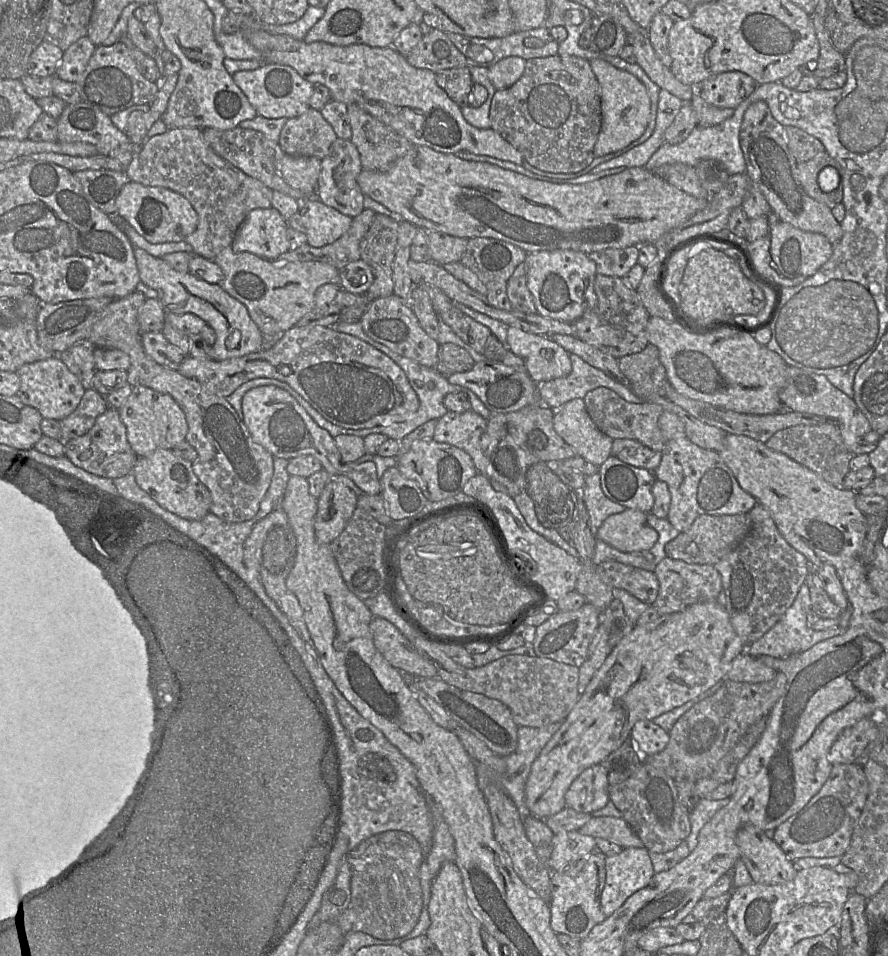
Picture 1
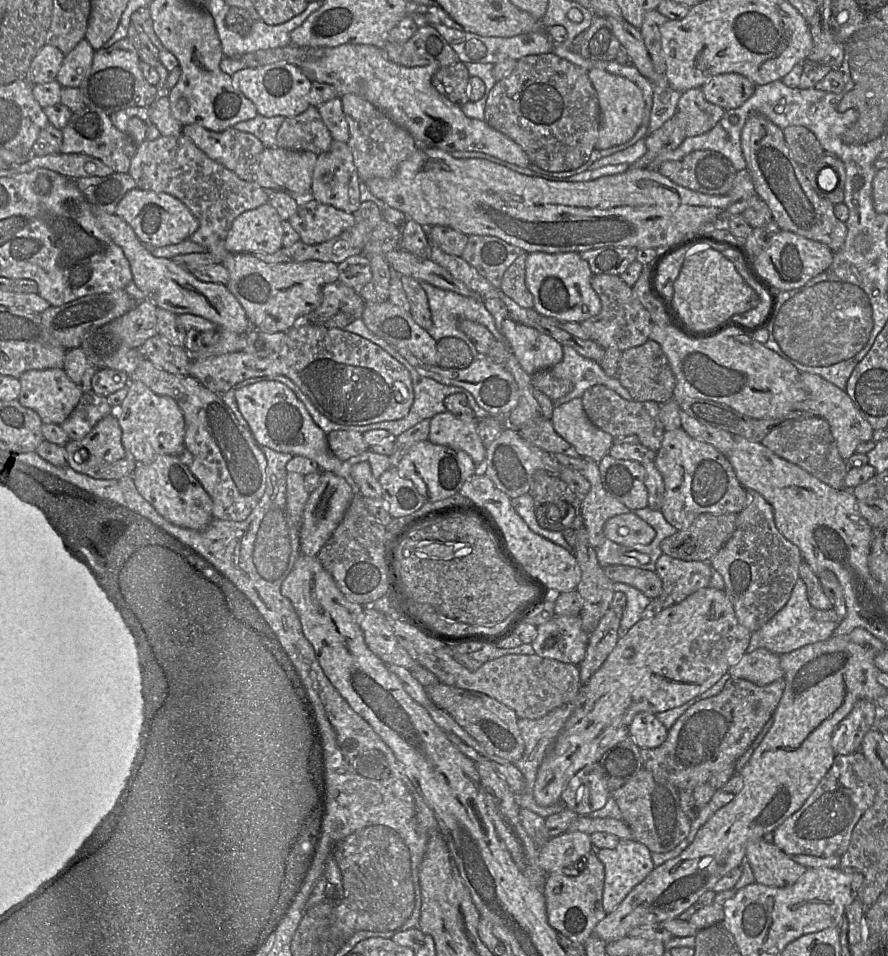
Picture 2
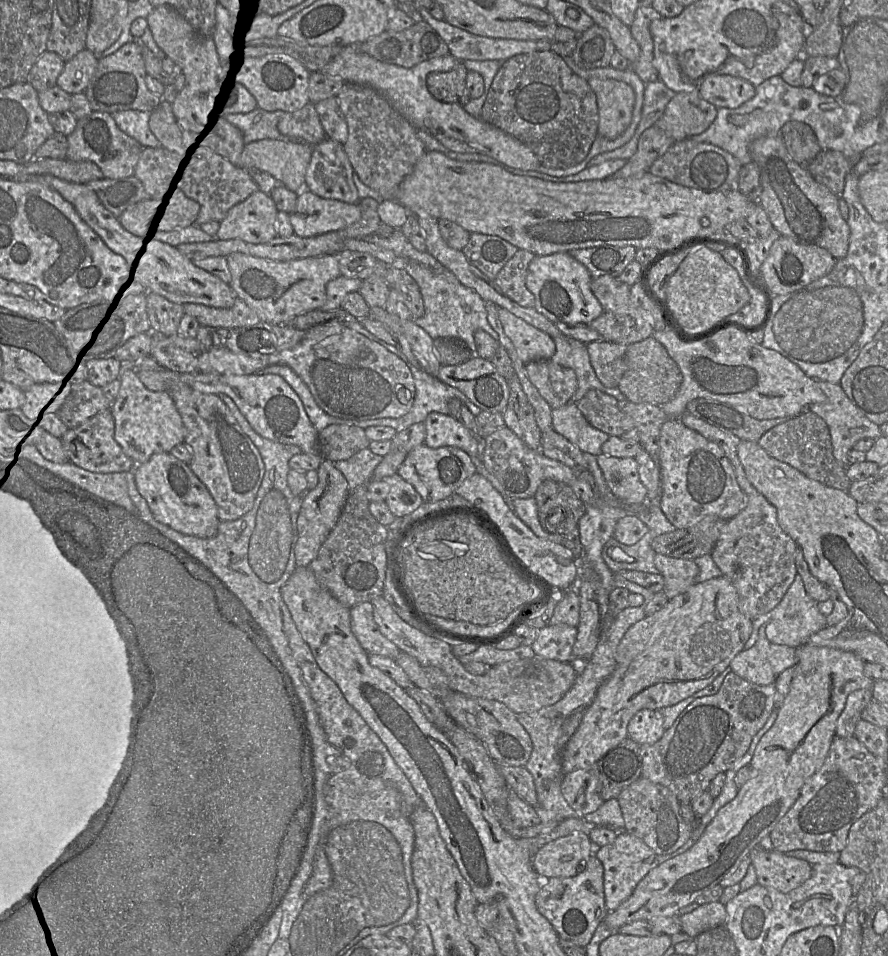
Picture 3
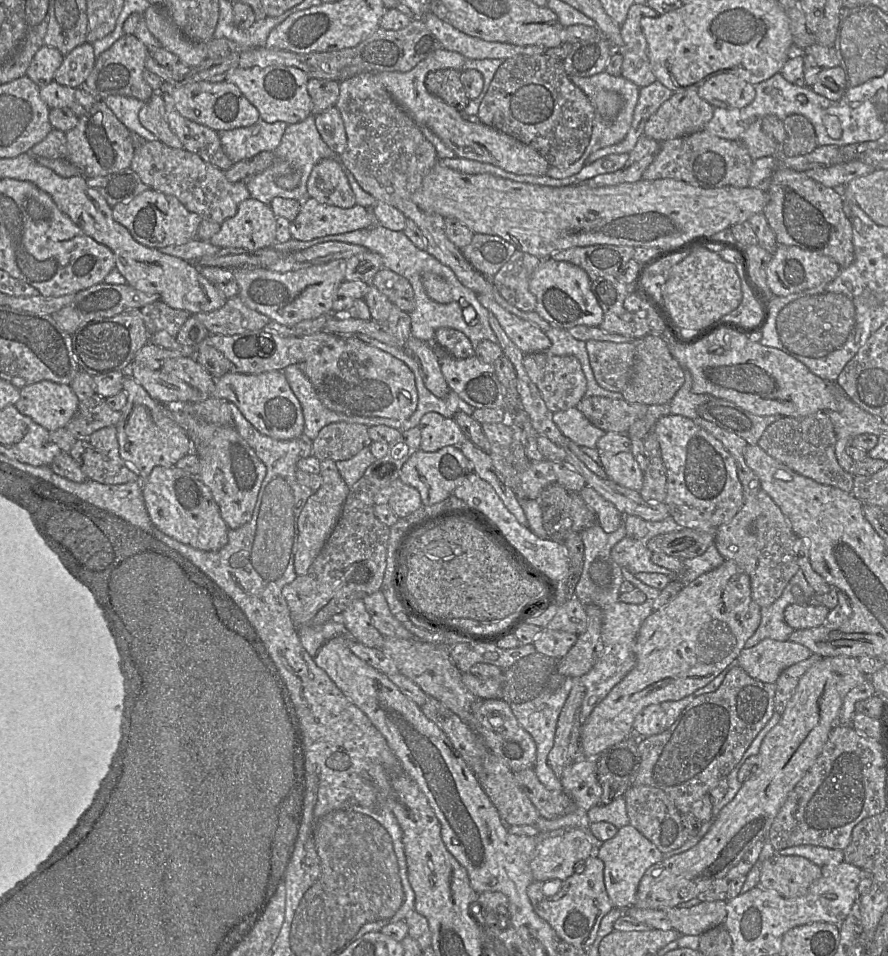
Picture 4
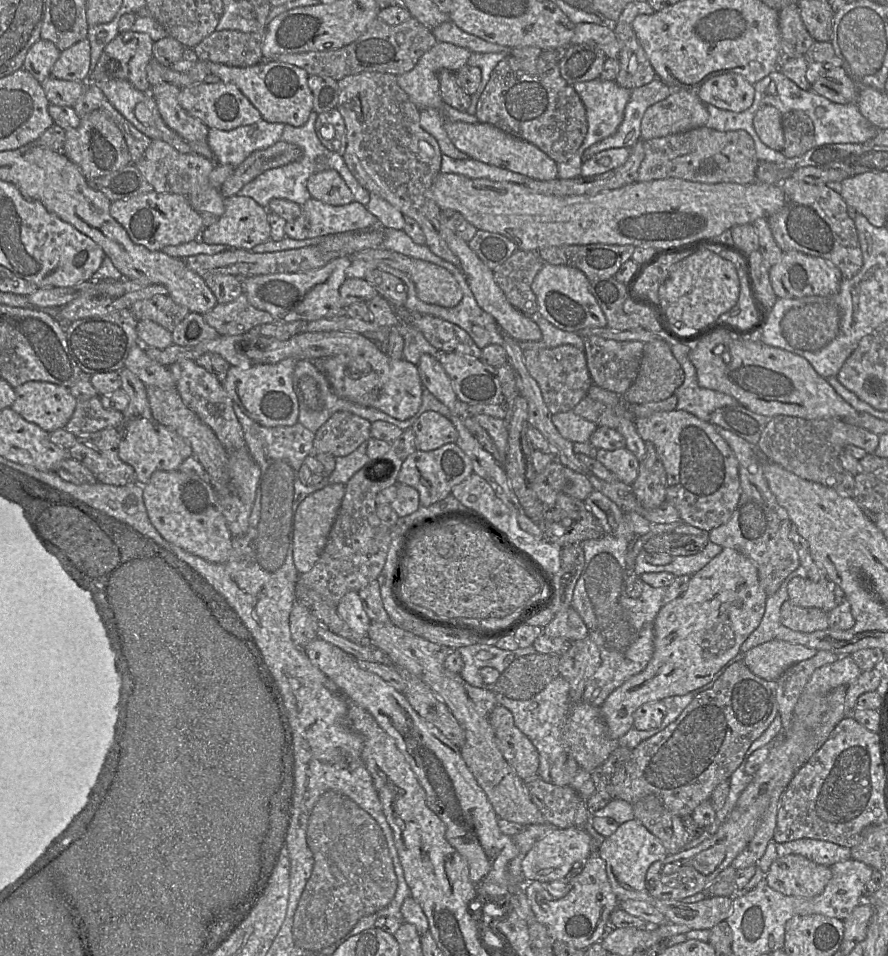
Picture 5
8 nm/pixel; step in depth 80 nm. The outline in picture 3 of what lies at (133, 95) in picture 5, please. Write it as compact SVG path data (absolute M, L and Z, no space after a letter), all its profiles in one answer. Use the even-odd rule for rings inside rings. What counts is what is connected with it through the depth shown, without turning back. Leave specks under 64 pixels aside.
M124 110L112 113L117 126L142 147L159 147L159 140L149 128L151 112Z

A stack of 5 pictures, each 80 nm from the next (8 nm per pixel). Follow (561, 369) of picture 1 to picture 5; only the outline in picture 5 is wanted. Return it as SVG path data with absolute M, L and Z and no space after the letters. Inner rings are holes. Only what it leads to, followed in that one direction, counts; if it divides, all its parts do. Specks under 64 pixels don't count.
M440 211L440 232L450 250L459 258L460 270L463 272L479 307L490 314L503 332L514 340L518 342L539 341L542 338L542 333L537 323L532 316L523 314L509 303L505 294L495 282L493 271L477 256L468 243L453 231L448 212Z

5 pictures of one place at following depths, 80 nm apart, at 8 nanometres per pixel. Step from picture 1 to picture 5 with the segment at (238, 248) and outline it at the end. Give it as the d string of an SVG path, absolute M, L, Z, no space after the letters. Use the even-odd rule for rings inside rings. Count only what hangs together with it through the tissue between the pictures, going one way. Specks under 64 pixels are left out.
M236 194L225 198L224 213L200 235L207 244L251 250L270 239L270 230L268 209L251 197Z

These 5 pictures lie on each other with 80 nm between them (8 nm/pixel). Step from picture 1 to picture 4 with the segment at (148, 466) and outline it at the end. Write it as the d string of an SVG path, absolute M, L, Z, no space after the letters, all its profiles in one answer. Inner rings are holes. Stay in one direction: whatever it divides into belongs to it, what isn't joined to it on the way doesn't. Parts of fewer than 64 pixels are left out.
M155 466L141 481L146 511L153 523L167 536L204 551L216 551L228 541L229 528L223 521L210 489L187 471L175 466Z

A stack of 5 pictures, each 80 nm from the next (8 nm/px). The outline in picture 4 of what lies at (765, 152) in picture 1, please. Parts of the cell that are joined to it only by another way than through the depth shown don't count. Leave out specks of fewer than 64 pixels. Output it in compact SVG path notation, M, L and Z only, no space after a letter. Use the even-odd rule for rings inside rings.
M780 166L773 174L768 194L769 200L763 213L775 233L778 245L797 246L825 255L841 269L853 262L852 224L843 211L844 197L834 188L814 181L804 172Z

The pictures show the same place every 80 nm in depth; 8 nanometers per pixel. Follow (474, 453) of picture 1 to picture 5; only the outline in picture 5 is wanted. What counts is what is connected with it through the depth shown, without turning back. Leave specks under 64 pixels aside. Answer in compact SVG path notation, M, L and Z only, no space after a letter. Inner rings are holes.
M425 411L410 428L415 437L416 450L430 451L448 443L455 443L458 432L450 421L435 411Z

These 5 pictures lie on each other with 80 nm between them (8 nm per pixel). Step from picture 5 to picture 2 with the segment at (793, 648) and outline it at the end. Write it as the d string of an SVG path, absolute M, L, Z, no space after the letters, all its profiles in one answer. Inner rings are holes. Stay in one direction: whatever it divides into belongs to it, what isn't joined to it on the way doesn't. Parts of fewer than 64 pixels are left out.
M765 648L743 654L729 670L730 677L746 679L755 685L766 686L784 677L779 655Z

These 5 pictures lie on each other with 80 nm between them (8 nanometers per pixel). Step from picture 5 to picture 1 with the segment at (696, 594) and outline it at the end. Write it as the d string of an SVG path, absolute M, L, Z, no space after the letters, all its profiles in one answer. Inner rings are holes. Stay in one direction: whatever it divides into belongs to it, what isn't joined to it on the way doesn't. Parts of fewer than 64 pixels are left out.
M718 601L696 603L680 612L661 615L653 622L649 622L644 625L635 625L631 633L625 636L615 647L613 647L602 666L596 671L590 680L583 694L579 696L578 701L567 718L562 722L561 727L555 732L555 734L544 746L538 757L533 762L525 785L526 805L531 815L545 820L565 808L565 793L570 787L571 783L588 767L595 764L601 764L601 762L610 753L618 749L626 740L628 740L631 735L631 730L638 720L653 720L661 714L677 708L704 693L709 688L714 686L718 681L727 676L727 673L731 668L732 661L745 650L746 645L742 642L733 629L726 608Z

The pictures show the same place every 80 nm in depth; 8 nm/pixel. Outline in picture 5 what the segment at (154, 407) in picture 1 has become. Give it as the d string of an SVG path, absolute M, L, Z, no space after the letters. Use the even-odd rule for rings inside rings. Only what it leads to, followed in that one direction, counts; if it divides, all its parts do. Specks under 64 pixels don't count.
M123 367L118 375L121 382L120 389L128 396L128 405L122 411L122 420L116 427L118 456L120 460L132 466L135 471L135 481L143 486L156 470L175 471L193 453L190 445L182 437L153 418L146 386L138 377L126 367Z

